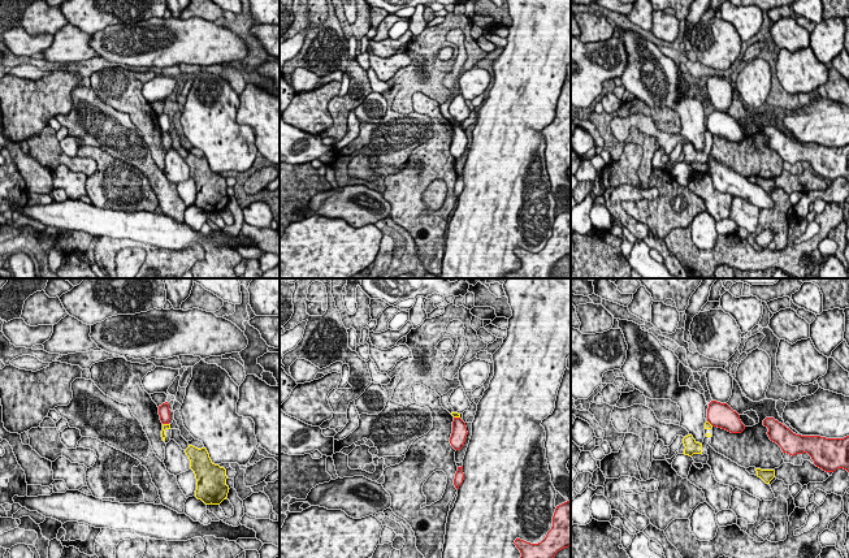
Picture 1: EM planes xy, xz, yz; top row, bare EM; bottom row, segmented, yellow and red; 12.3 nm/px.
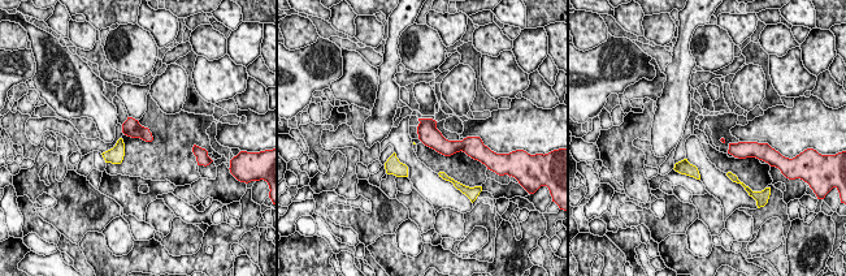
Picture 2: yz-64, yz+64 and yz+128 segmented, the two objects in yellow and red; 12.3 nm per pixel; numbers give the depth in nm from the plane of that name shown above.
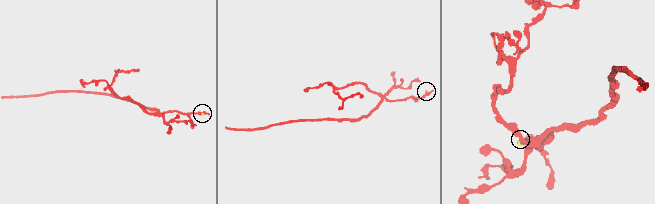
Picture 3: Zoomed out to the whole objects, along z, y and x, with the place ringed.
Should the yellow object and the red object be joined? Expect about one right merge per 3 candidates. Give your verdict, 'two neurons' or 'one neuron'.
two neurons

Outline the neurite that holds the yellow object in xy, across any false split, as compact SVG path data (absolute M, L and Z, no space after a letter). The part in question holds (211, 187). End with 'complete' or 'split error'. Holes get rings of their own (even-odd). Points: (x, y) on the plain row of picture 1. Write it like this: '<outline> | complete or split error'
M189 153L185 161L196 187L195 206L205 213L220 213L229 202L226 178L211 169L205 156L198 157Z | complete

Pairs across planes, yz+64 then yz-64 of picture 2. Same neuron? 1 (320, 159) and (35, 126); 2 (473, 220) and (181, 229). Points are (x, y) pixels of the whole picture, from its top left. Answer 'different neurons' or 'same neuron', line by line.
1: different neurons
2: same neuron

